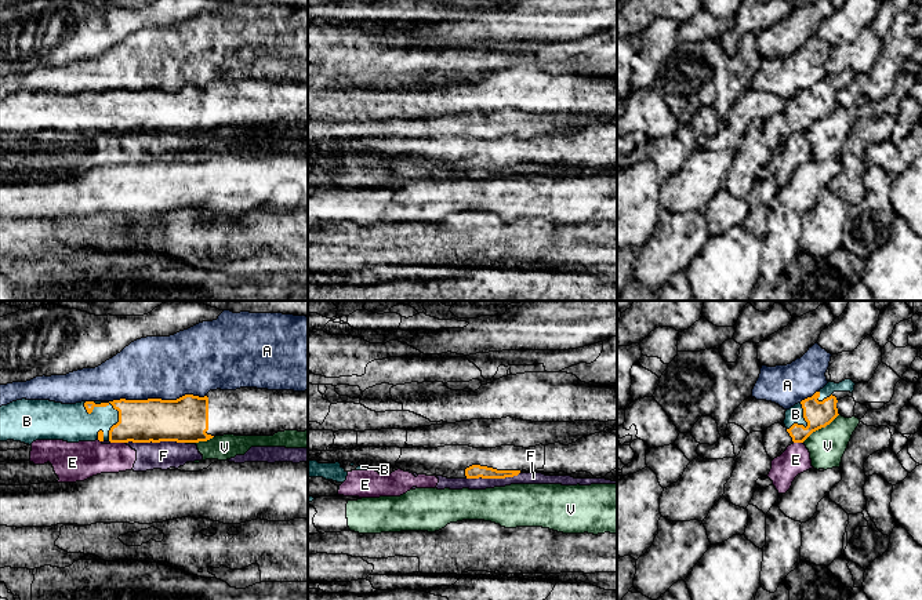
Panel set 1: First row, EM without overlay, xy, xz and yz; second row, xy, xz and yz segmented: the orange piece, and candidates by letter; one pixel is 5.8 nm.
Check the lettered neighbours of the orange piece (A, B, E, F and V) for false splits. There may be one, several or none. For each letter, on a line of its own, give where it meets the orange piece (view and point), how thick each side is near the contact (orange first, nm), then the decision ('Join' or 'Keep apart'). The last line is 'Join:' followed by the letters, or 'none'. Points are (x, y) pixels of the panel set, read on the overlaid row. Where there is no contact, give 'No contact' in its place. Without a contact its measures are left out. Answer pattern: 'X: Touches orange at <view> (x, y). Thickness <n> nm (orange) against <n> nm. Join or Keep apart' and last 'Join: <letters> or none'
A: Touches orange at xy (158, 399). Thickness 260 nm (orange) against 360 nm. Keep apart
B: Touches orange at xy (112, 404). Thickness 260 nm (orange) against 200 nm. Join
E: Touches orange at xy (118, 442). Thickness 260 nm (orange) against 220 nm. Keep apart
F: Touches orange at xy (155, 442). Thickness 260 nm (orange) against 160 nm. Keep apart
V: Touches orange at yz (820, 428). Thickness 160 nm (orange) against 220 nm. Keep apart
Join: B

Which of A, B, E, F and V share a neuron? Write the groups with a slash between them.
A / B / E F / V

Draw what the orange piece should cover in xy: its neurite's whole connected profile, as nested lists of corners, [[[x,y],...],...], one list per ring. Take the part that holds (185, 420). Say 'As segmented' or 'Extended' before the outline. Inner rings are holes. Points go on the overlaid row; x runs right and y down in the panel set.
Extended. [[[240,388],[177,400],[62,404],[17,400],[0,407],[0,441],[199,443],[215,436],[273,436],[308,429],[308,390]]]

